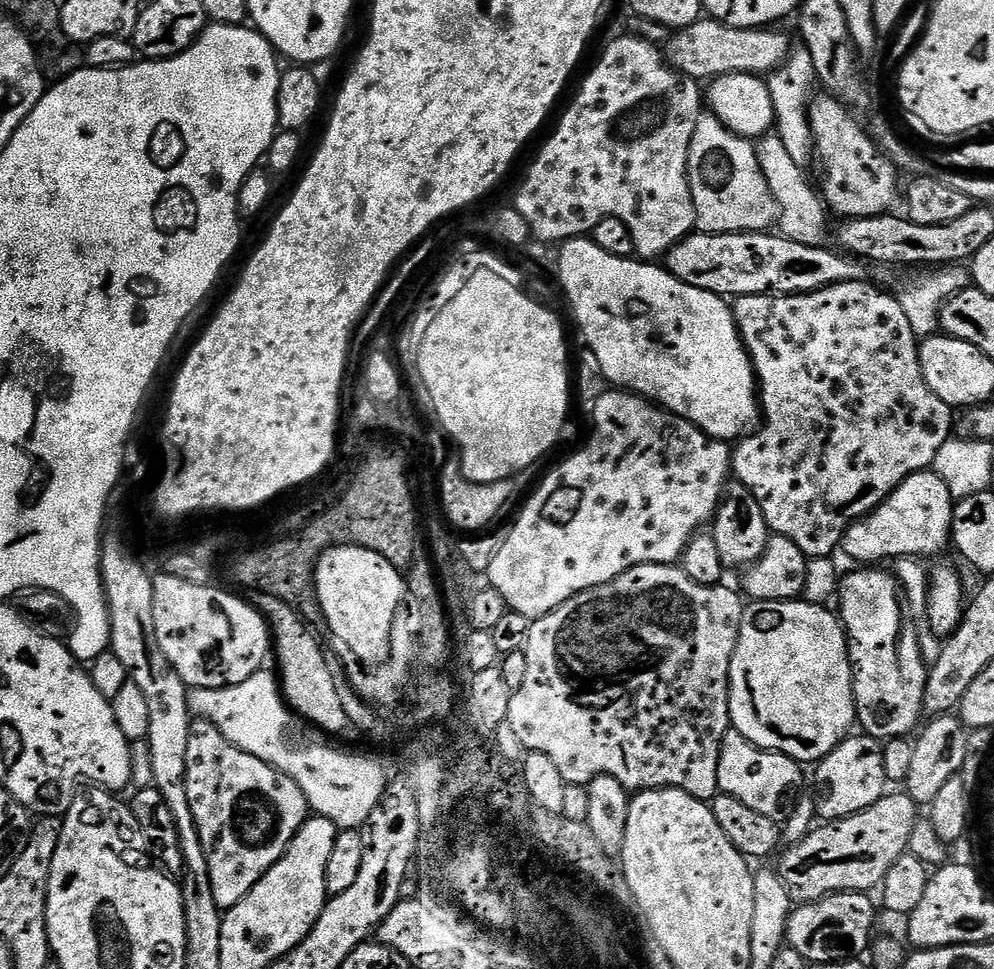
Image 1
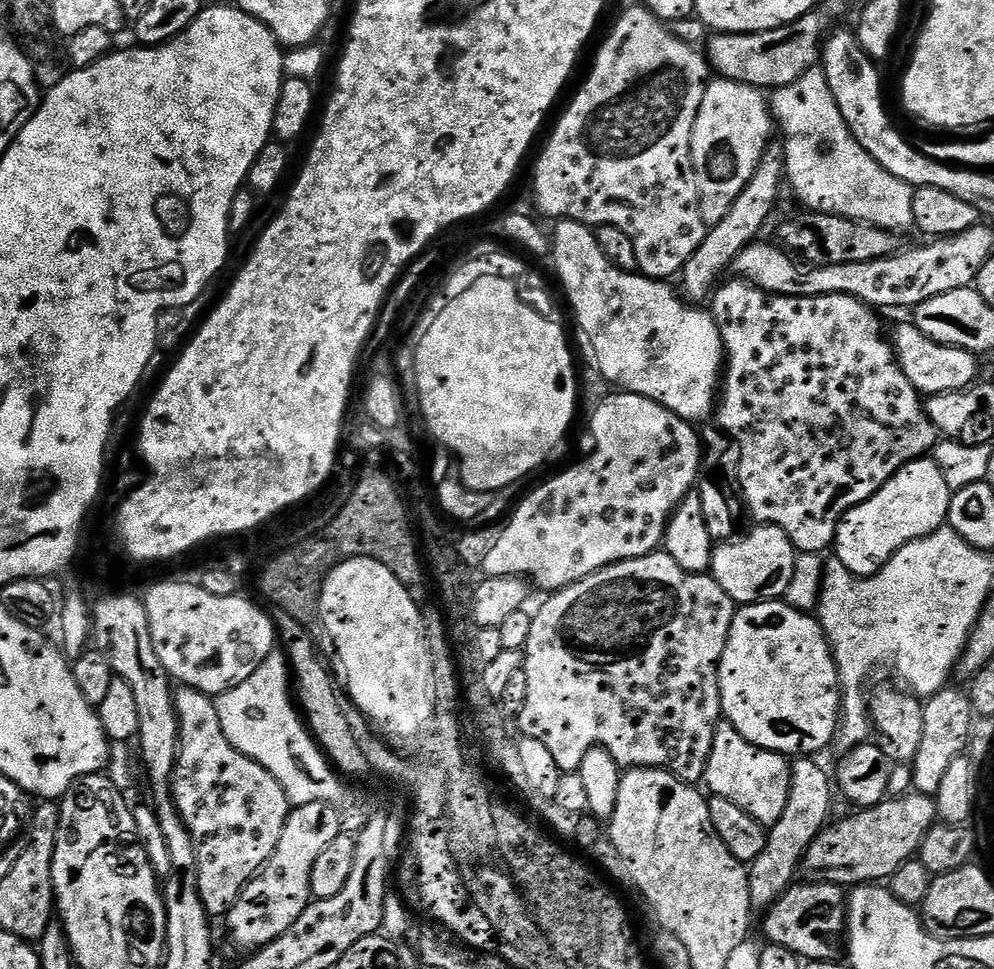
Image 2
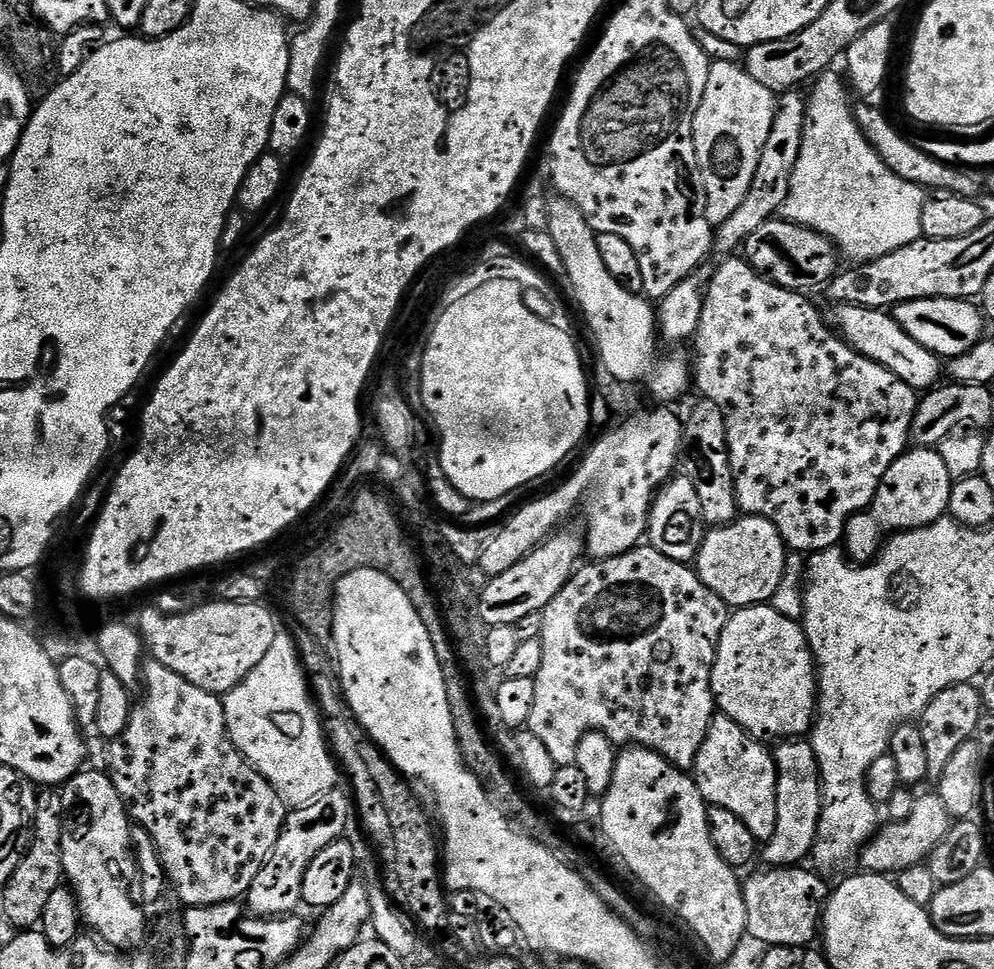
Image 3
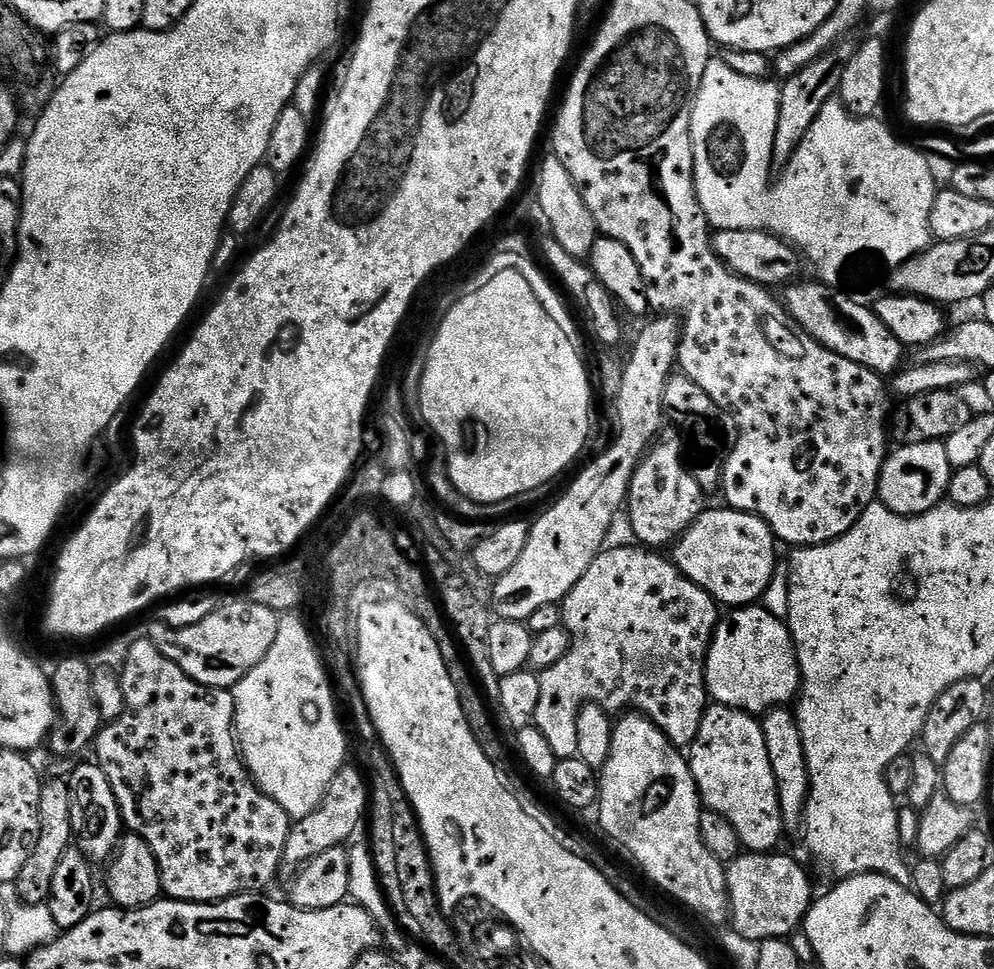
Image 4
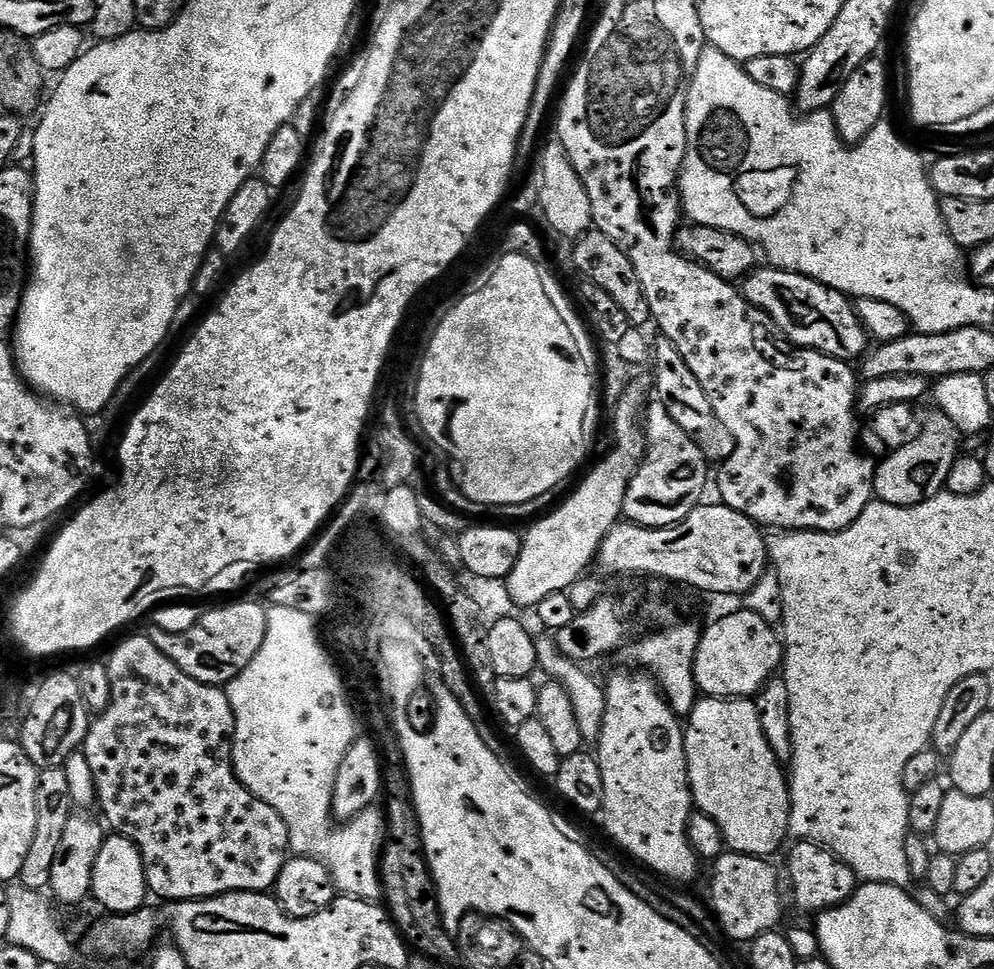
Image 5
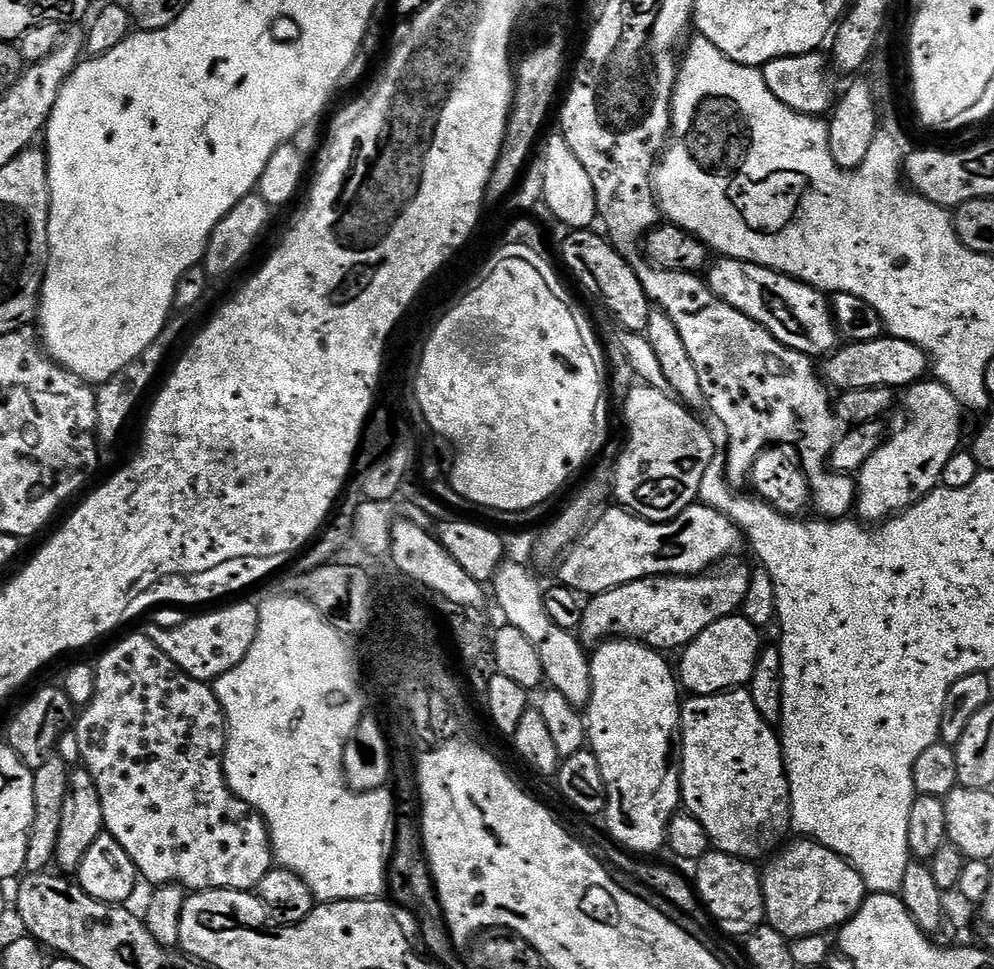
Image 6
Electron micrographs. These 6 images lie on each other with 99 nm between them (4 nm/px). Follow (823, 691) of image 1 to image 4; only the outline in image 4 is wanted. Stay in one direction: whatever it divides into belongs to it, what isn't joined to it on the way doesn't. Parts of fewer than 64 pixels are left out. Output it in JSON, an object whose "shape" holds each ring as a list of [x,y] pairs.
{"shape":[[[740,606],[732,612],[723,617],[717,623],[716,632],[712,635],[712,644],[708,647],[704,658],[704,681],[708,687],[709,697],[715,703],[724,704],[728,708],[737,708],[739,712],[746,712],[749,714],[763,714],[770,711],[771,708],[779,708],[781,706],[788,706],[799,697],[800,694],[800,667],[798,666],[798,658],[796,657],[796,647],[792,641],[792,635],[788,629],[787,623],[783,619],[775,617],[770,614],[763,606]]]}

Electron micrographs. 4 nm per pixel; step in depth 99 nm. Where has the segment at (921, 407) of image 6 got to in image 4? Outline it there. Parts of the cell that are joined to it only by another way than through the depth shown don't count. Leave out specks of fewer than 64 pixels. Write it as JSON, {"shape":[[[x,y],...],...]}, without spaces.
{"shape":[[[931,440],[897,447],[885,460],[884,468],[880,472],[879,503],[899,516],[922,514],[945,499],[953,471],[944,442]]]}

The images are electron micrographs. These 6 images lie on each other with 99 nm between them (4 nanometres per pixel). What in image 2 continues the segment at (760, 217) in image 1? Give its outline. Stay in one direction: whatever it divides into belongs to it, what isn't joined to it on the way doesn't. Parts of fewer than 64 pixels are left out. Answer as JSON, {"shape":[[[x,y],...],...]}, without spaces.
{"shape":[[[723,78],[709,79],[702,94],[702,106],[698,106],[698,118],[694,118],[692,131],[692,161],[694,174],[698,174],[700,191],[700,209],[704,223],[711,226],[722,222],[738,194],[750,182],[756,169],[756,163],[770,143],[768,135],[772,132],[772,116],[768,113],[768,104],[764,101],[765,93],[749,84],[734,82]]]}

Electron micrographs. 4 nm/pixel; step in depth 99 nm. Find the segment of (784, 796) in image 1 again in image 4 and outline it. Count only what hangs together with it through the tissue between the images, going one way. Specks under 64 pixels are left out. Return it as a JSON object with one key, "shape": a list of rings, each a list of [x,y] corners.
{"shape":[[[713,703],[704,711],[702,726],[698,726],[687,761],[703,807],[722,814],[738,830],[740,843],[747,851],[771,853],[779,849],[776,847],[780,835],[785,835],[786,829],[770,754],[766,754],[766,738],[755,715]]]}

